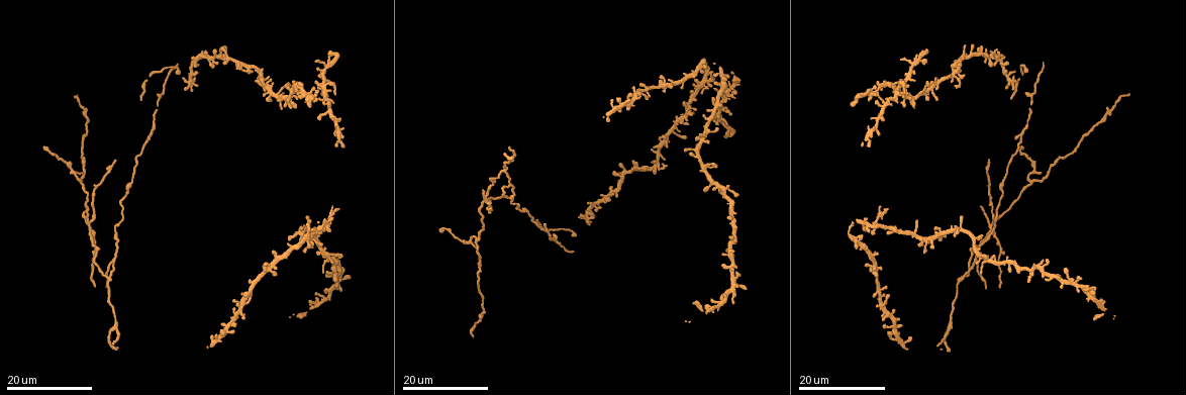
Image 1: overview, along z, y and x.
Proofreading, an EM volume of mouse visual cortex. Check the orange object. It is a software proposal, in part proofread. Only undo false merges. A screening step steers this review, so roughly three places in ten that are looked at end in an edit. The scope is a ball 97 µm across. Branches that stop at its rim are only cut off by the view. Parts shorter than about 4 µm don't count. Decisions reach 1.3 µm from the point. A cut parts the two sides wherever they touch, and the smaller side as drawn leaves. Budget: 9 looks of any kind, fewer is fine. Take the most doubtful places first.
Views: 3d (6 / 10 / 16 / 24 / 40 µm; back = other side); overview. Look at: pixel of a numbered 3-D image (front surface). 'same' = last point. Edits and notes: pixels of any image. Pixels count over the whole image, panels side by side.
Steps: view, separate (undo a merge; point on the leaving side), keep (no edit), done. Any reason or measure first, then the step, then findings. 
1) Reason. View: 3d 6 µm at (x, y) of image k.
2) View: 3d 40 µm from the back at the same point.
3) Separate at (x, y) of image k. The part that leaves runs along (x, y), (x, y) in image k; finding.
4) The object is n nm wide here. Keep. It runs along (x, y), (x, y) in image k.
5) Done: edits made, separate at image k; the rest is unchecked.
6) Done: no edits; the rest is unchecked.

Two arms at a narrow angle. View: 3d 16 µm at (90, 229) of image 1.

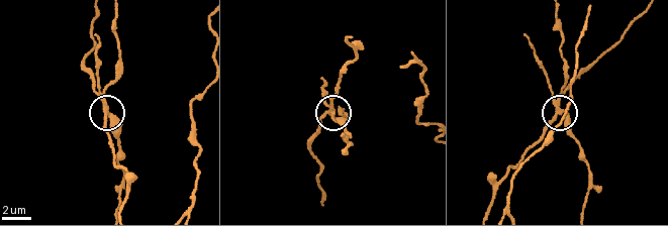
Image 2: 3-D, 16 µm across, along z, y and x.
View: 3d 6 µm at (107, 110) of image 2.

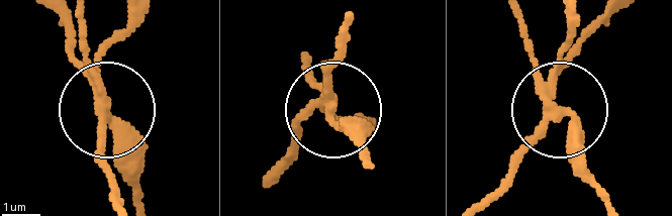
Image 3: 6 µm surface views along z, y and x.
4 arms meet here. Separate at (90, 49) of image 3. The part that leaves runs along (106, 108), (135, 202) in image 3; two cells meet here.

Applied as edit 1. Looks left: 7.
Three arms meet. View: 3d 16 µm at (116, 324) of image 1.

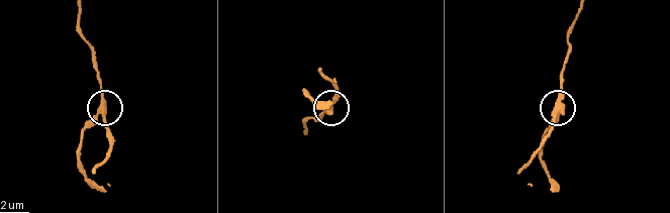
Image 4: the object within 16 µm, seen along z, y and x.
Zoom in. View: 3d 6 µm at (329, 112) of image 4.

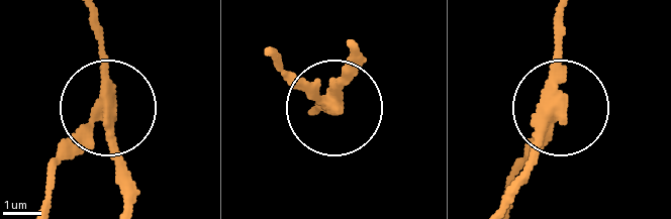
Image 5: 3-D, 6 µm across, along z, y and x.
The object is 320 nm wide here. Separate at (72, 148) of image 5. The part that leaves runs along (105, 111), (54, 175), (48, 204) in image 5; two cells meet here.

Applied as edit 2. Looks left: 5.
Thin arm on a thick one. View: 3d 16 µm at (952, 73) of image 1.

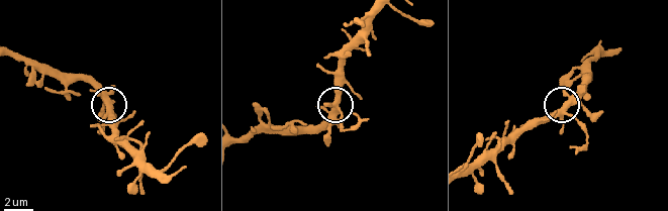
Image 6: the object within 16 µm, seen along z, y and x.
View: 3d 6 µm at (563, 111) of image 6.

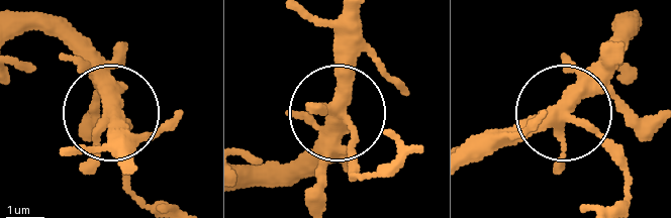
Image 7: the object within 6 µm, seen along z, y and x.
The object is 350 nm wide here. Keep. It runs along (629, 21), (567, 105), (626, 162) in image 7; all the same cell.

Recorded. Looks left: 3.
Three-way junction. View: 3d 24 µm at (80, 182) of image 1.

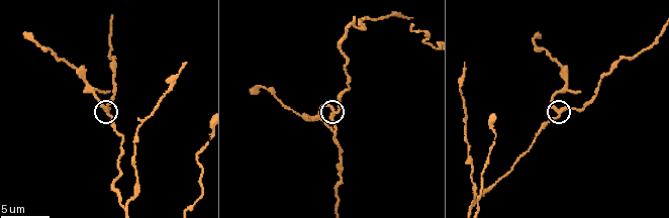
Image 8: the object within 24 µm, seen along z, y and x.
Zoom in. View: 3d 6 µm at (558, 112) of image 8.

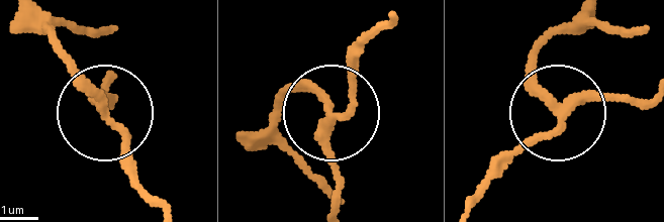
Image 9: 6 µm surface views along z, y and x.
The side arm is 15 µm long. Separate at (73, 71) of image 9. The part that leaves runs along (104, 108), (54, 25) in image 9; two cells meet here.

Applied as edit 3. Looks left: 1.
Done: edits made, separate at image 3, separate at image 5, separate at image 9; the rest is unchecked.

